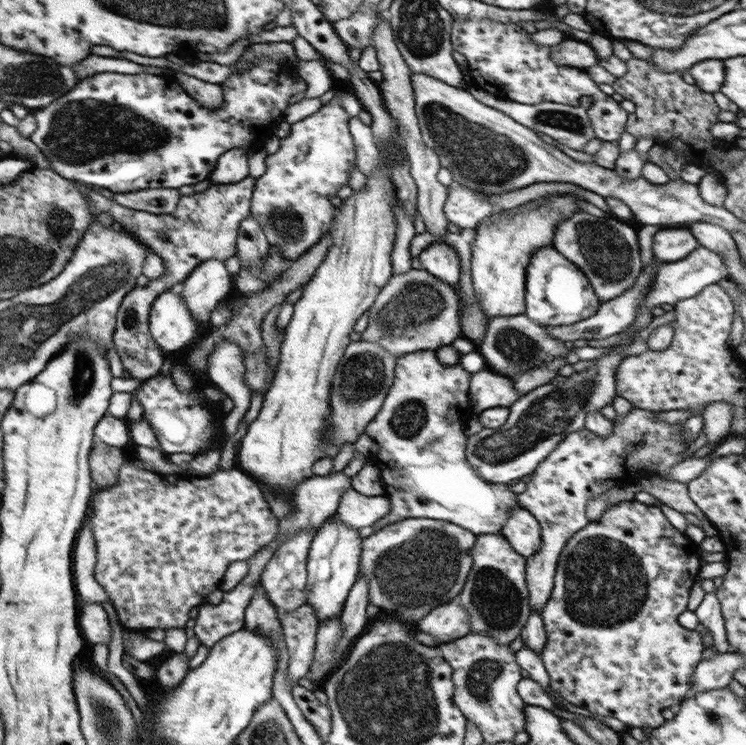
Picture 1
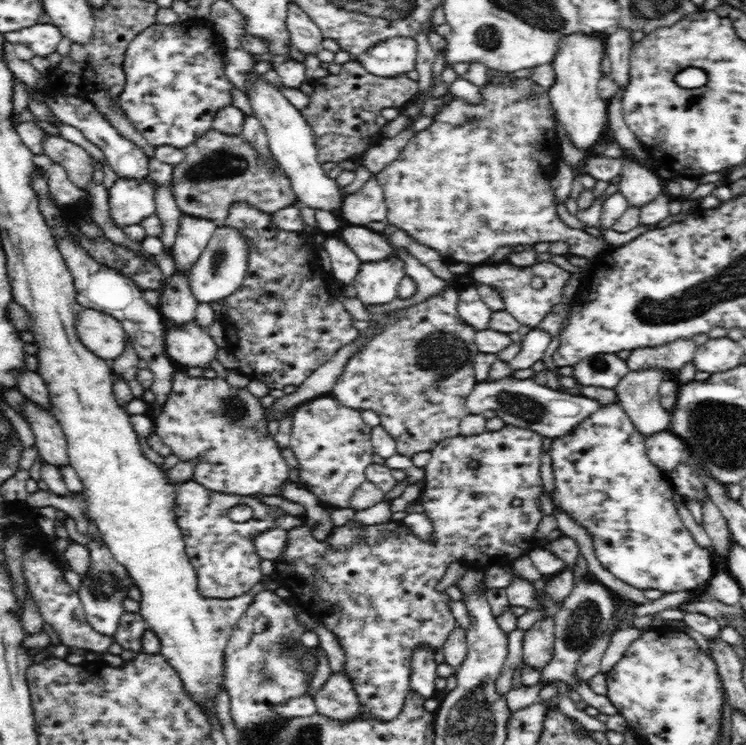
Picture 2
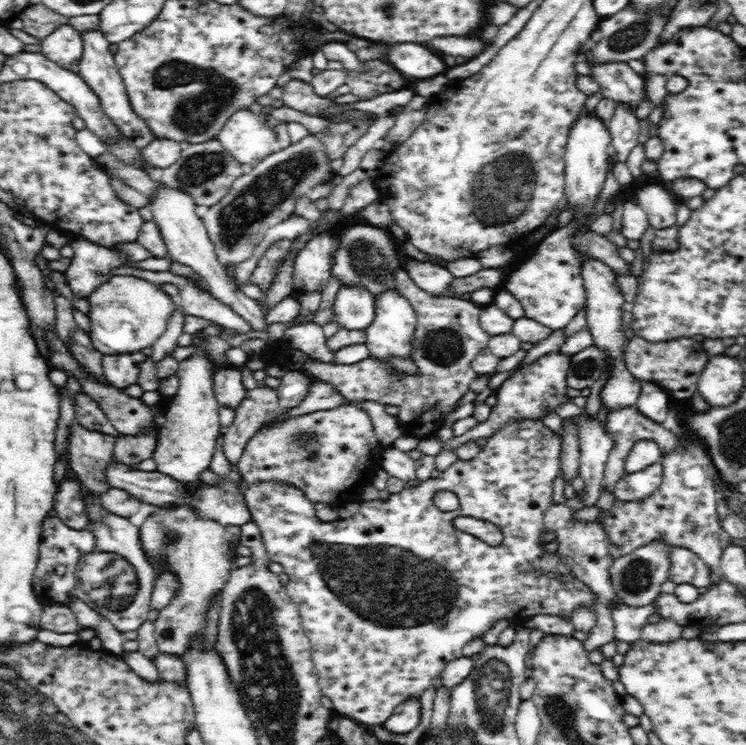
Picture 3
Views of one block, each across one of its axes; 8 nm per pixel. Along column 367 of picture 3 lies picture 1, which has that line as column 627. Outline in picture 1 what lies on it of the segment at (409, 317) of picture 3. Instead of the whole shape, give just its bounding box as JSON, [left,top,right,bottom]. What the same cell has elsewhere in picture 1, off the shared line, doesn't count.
[466,246,729,484]

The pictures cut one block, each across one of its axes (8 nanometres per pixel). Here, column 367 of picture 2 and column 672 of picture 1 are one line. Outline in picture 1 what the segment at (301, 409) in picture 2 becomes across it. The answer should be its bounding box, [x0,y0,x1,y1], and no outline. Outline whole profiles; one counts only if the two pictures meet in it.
[517,407,693,613]

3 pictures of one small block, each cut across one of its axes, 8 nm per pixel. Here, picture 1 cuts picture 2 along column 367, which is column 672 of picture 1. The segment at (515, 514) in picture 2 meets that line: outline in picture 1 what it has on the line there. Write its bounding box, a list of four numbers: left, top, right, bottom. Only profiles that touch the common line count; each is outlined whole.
[540,499,704,729]

